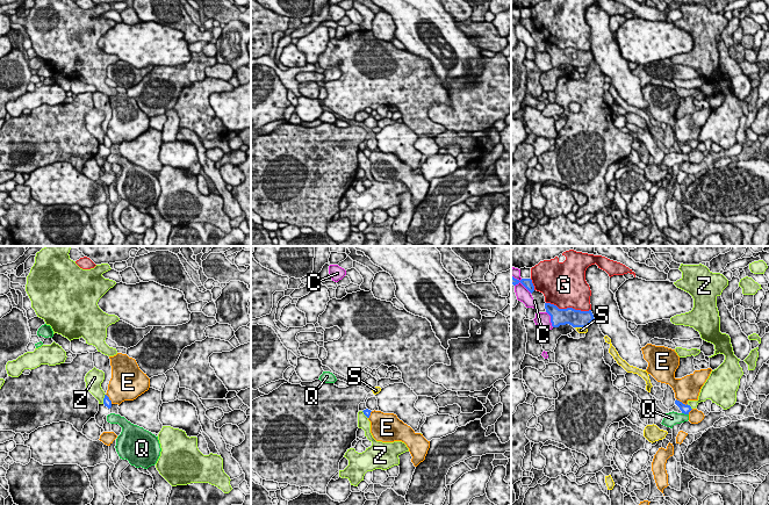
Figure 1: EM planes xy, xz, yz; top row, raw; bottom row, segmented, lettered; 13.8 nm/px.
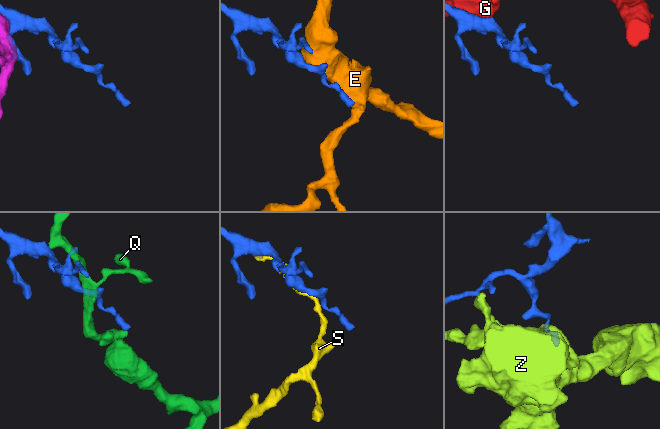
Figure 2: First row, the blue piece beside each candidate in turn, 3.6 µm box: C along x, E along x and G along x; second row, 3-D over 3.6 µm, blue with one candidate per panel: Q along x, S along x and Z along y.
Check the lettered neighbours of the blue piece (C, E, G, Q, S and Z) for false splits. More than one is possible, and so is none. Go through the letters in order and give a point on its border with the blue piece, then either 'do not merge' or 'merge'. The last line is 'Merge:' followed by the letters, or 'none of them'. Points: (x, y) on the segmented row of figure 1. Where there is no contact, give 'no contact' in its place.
C: yz (551, 319) | do not merge
E: yz (681, 402) | do not merge
G: yz (568, 308) | do not merge
Q: yz (685, 413) | do not merge
S: yz (581, 326) | do not merge
Z: yz (690, 406) | do not merge
Merge: none of them

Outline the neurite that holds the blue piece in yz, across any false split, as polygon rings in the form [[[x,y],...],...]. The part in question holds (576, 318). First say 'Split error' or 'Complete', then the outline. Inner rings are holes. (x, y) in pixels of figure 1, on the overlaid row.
Complete. [[[545,303],[546,312],[551,316],[553,327],[569,324],[573,327],[587,327],[595,320],[591,310],[581,311],[573,308],[559,309],[556,305]]]

